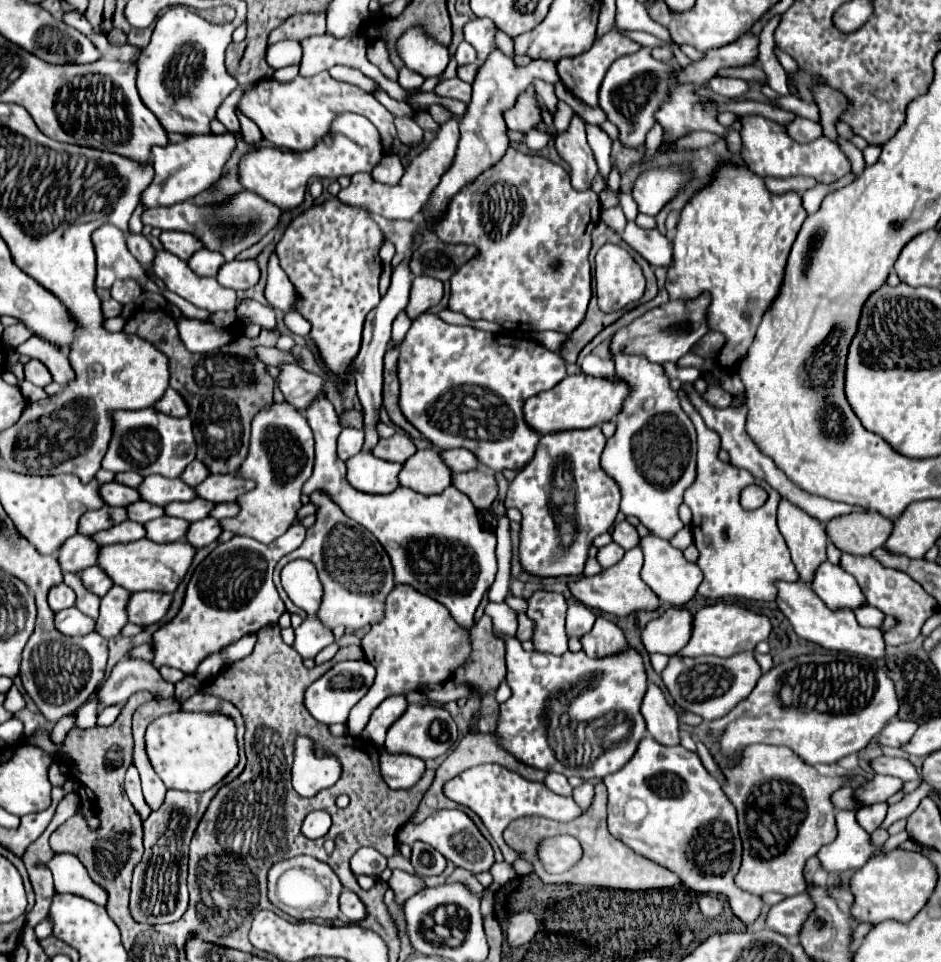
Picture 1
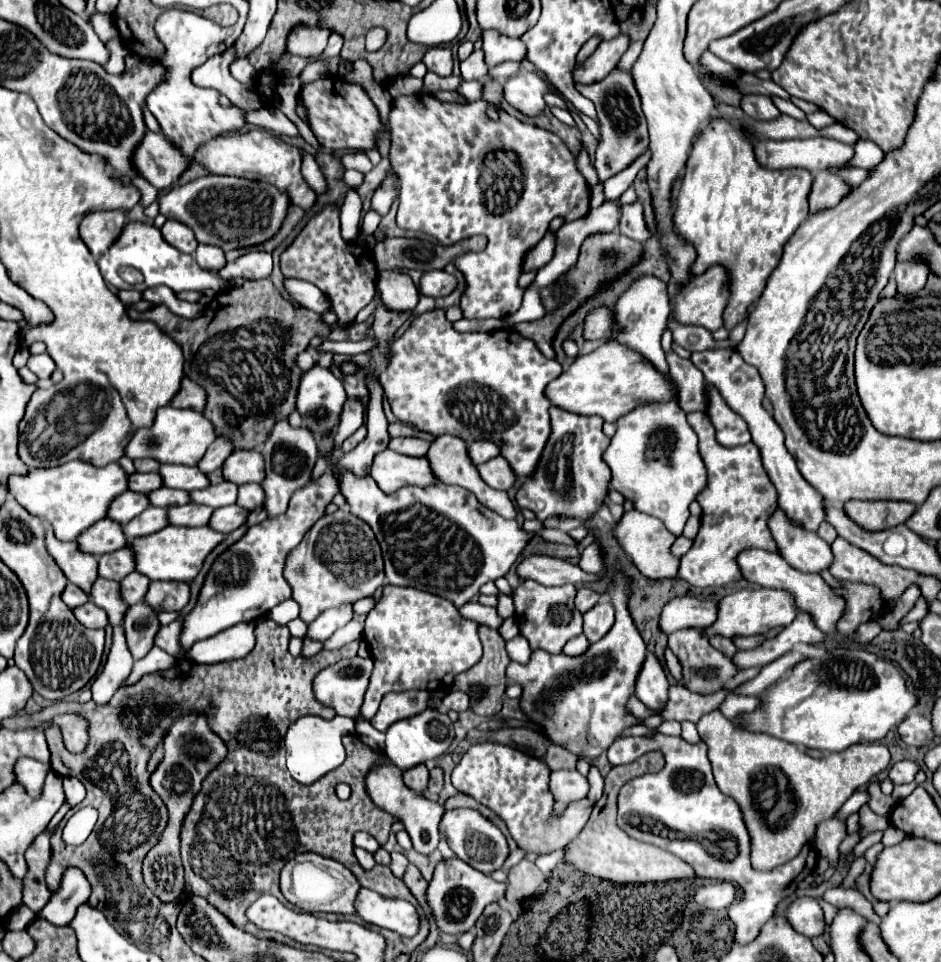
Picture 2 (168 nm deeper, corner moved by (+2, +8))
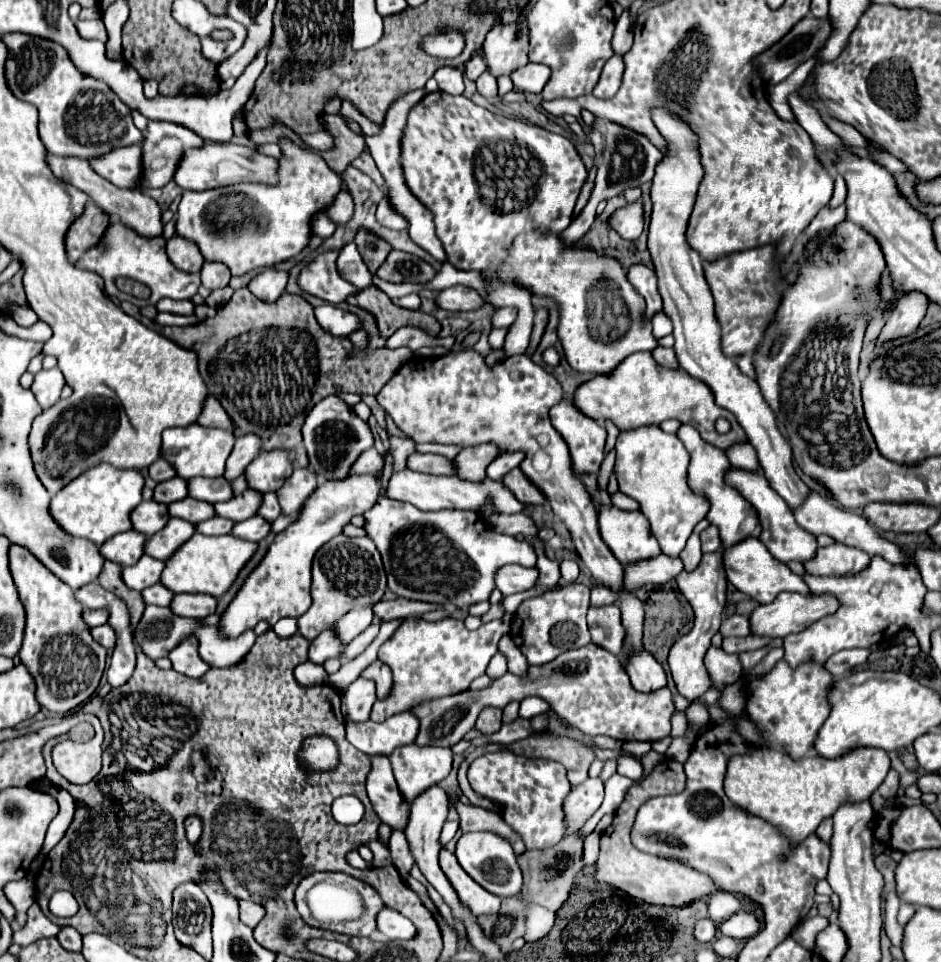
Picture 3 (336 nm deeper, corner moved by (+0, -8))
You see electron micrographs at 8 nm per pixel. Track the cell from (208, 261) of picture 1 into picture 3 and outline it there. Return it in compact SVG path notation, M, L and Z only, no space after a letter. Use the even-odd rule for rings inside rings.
M206 262L202 266L202 286L208 290L216 290L216 288L224 288L230 282L230 270L226 268L226 264L218 264L218 262Z

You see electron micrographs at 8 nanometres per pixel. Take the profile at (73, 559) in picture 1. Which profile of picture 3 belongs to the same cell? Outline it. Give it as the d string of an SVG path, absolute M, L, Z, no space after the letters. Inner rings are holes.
M136 530L120 532L118 536L112 536L110 540L106 540L106 544L100 546L100 552L104 558L108 558L116 564L134 566L144 554L146 540L148 540L146 534L136 532Z

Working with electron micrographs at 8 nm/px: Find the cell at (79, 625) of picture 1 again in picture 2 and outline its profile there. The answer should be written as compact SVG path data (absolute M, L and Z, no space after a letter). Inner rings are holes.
M90 600L78 608L72 610L76 620L86 626L86 628L104 628L108 624L108 618L106 618L106 612L102 608L98 608L96 604L92 604Z

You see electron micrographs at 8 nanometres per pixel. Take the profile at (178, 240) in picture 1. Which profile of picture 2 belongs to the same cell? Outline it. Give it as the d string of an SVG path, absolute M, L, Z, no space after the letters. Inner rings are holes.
M166 220L166 224L162 226L162 236L170 246L174 246L186 254L194 254L196 246L198 246L194 232L186 224L180 224L176 220Z

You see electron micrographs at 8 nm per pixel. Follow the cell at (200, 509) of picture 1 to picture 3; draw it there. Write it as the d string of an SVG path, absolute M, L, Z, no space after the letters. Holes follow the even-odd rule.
M248 488L242 494L234 496L234 500L214 504L214 508L216 508L218 516L226 516L234 522L242 522L242 520L254 516L258 512L260 504L262 504L262 492Z

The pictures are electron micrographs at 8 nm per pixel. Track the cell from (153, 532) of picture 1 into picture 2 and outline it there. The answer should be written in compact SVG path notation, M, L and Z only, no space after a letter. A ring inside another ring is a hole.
M184 504L184 506L168 508L166 518L168 518L170 526L206 526L212 512L214 510L208 506Z

